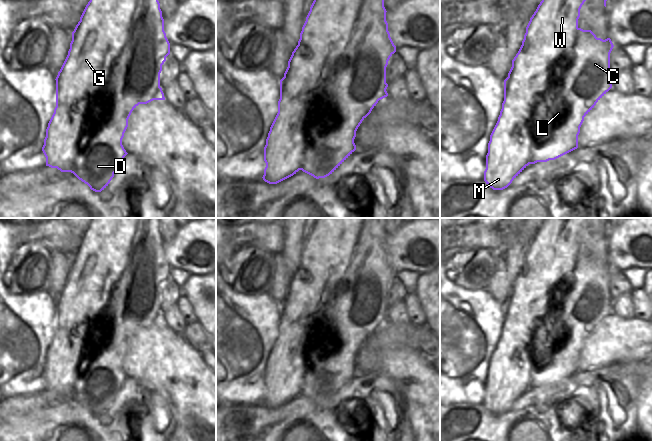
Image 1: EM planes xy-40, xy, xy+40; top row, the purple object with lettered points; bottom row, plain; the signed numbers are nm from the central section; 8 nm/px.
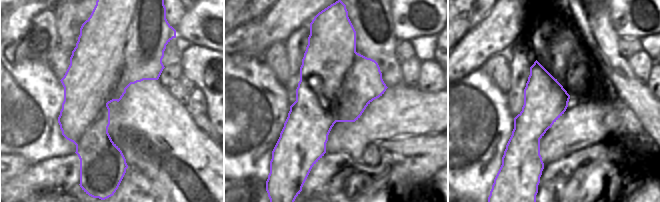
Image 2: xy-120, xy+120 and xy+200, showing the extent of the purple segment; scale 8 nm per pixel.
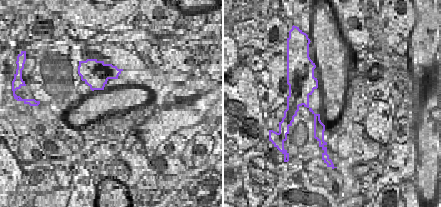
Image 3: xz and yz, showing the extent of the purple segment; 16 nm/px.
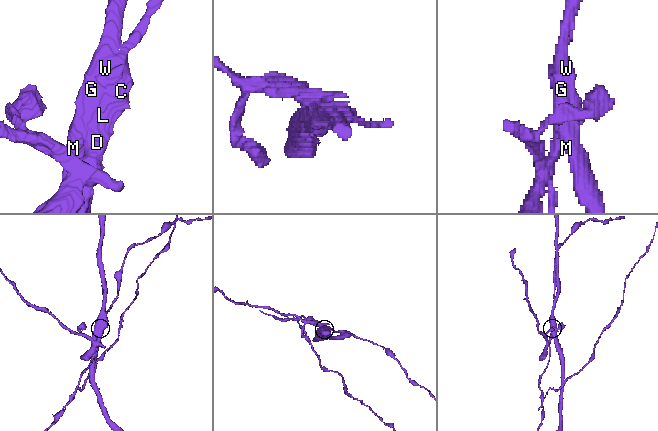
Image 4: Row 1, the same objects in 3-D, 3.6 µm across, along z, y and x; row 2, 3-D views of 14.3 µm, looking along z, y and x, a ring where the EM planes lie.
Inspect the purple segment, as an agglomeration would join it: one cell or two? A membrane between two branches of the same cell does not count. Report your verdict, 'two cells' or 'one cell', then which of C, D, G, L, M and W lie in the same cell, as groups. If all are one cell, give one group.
two cells | C D L / G M W

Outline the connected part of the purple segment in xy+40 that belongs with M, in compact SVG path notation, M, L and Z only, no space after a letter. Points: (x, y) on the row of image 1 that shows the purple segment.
M542 0L530 18L522 45L512 60L508 77L504 80L504 101L498 121L490 135L484 181L493 190L503 190L532 164L532 131L530 125L537 118L548 117L548 97L554 93L552 85L561 80L566 71L566 55L578 37L580 9L586 0Z

